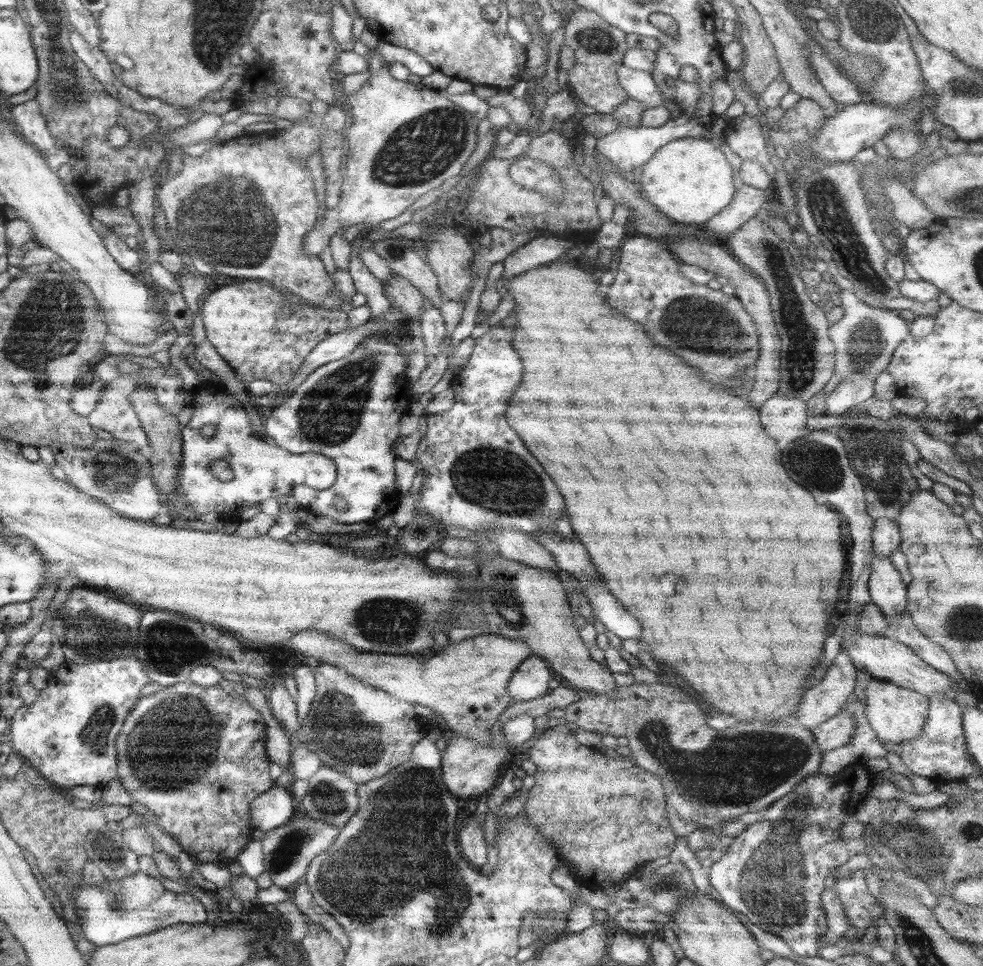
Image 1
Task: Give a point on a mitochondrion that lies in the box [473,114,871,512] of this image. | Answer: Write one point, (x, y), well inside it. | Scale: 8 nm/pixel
(800, 367)

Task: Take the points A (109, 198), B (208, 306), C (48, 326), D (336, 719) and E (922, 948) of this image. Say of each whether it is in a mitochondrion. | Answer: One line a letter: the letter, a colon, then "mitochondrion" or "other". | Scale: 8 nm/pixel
A: other
B: other
C: mitochondrion
D: mitochondrion
E: mitochondrion

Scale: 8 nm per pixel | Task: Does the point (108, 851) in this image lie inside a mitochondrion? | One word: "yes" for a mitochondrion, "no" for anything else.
yes

